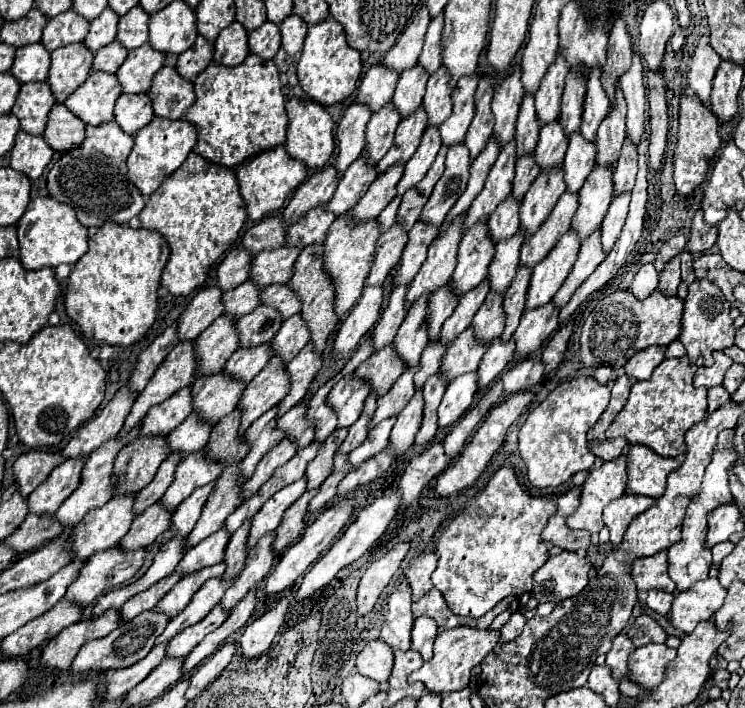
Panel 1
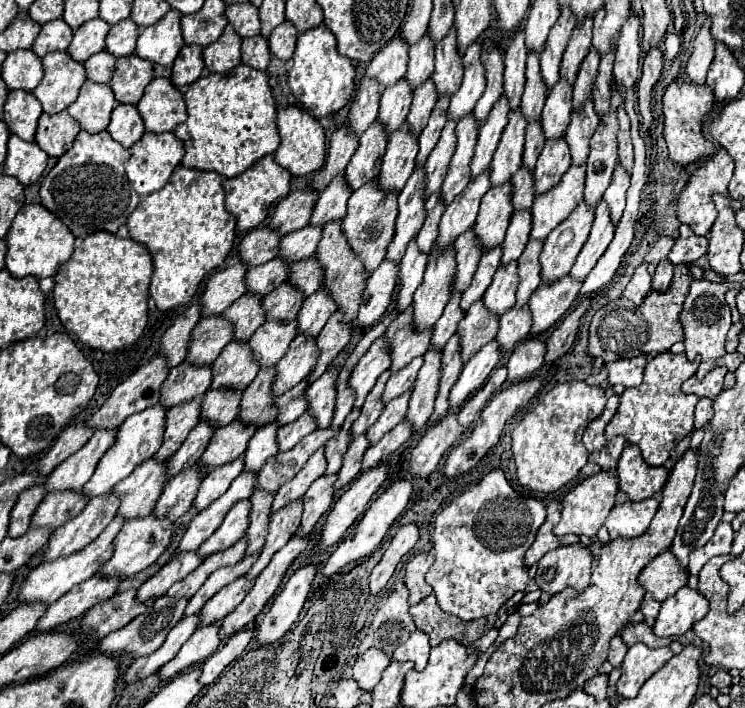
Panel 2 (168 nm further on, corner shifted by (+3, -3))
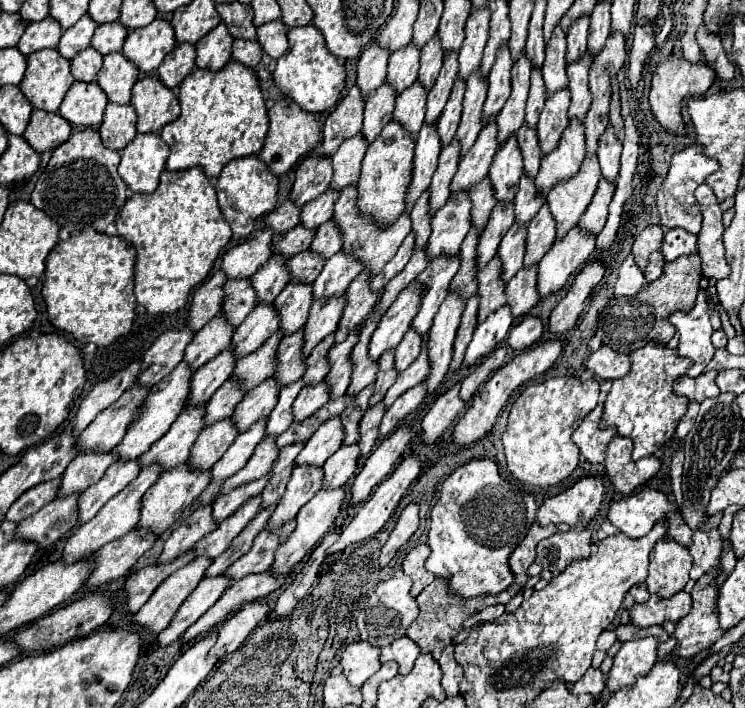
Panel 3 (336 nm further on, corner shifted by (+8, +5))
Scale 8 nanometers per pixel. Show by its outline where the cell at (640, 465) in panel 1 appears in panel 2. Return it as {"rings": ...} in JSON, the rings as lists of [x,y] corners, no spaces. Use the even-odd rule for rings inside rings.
{"rings":[[[627,446],[617,464],[619,474],[619,490],[623,490],[633,502],[641,502],[645,498],[655,496],[667,482],[669,470],[665,466],[653,468],[643,462],[639,448]]]}

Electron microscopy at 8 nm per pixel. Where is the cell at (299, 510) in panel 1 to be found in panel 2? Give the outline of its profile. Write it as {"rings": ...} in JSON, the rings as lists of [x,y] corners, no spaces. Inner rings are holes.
{"rings":[[[335,474],[333,476],[321,476],[317,478],[309,490],[303,496],[303,524],[297,528],[295,536],[307,536],[313,532],[315,524],[319,522],[319,518],[323,516],[323,512],[329,510],[331,502],[333,502],[333,482],[335,482]]]}

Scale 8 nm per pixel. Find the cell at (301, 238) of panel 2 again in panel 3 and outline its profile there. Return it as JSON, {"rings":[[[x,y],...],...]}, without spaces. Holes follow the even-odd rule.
{"rings":[[[328,188],[322,196],[302,206],[302,226],[318,228],[326,220],[330,220],[334,216],[334,200],[338,200],[338,192],[332,192],[332,188]]]}

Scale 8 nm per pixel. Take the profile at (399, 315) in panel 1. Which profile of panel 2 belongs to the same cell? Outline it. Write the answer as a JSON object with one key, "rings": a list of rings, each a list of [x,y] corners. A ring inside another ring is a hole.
{"rings":[[[415,240],[407,246],[407,252],[401,260],[399,272],[401,272],[401,286],[397,294],[397,312],[401,314],[405,308],[411,306],[413,294],[423,282],[423,272],[427,266],[427,254],[421,254]]]}

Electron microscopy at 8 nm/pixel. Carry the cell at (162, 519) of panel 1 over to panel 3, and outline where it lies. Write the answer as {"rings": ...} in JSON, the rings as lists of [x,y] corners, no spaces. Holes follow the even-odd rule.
{"rings":[[[226,418],[218,424],[210,424],[210,428],[204,428],[200,432],[188,464],[198,470],[212,468],[216,460],[224,456],[224,452],[230,448],[236,436],[238,436],[238,430],[236,430],[236,424],[232,424],[232,418]]]}

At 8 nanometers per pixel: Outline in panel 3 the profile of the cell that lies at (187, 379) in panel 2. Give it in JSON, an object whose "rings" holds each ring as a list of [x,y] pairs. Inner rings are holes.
{"rings":[[[222,314],[214,316],[214,320],[210,320],[202,330],[198,330],[194,340],[188,344],[184,362],[190,368],[198,370],[208,360],[218,356],[232,342],[234,330],[236,328],[226,320],[226,316],[222,316]]]}

